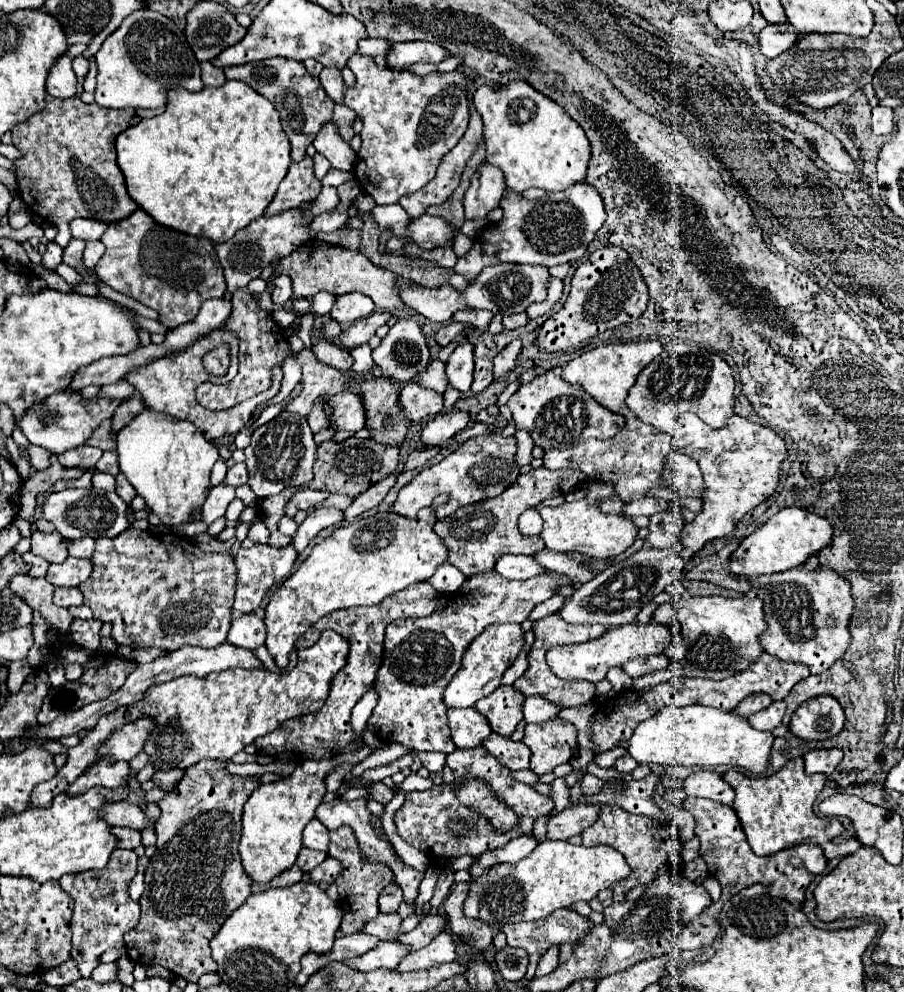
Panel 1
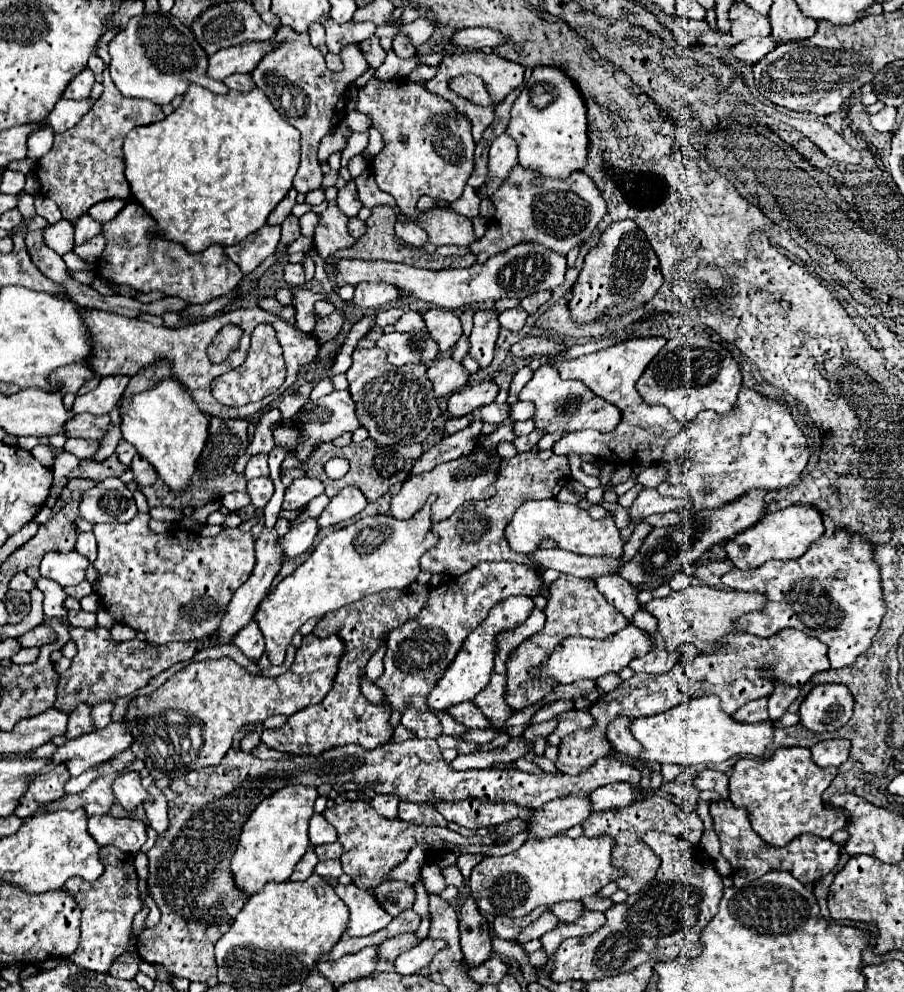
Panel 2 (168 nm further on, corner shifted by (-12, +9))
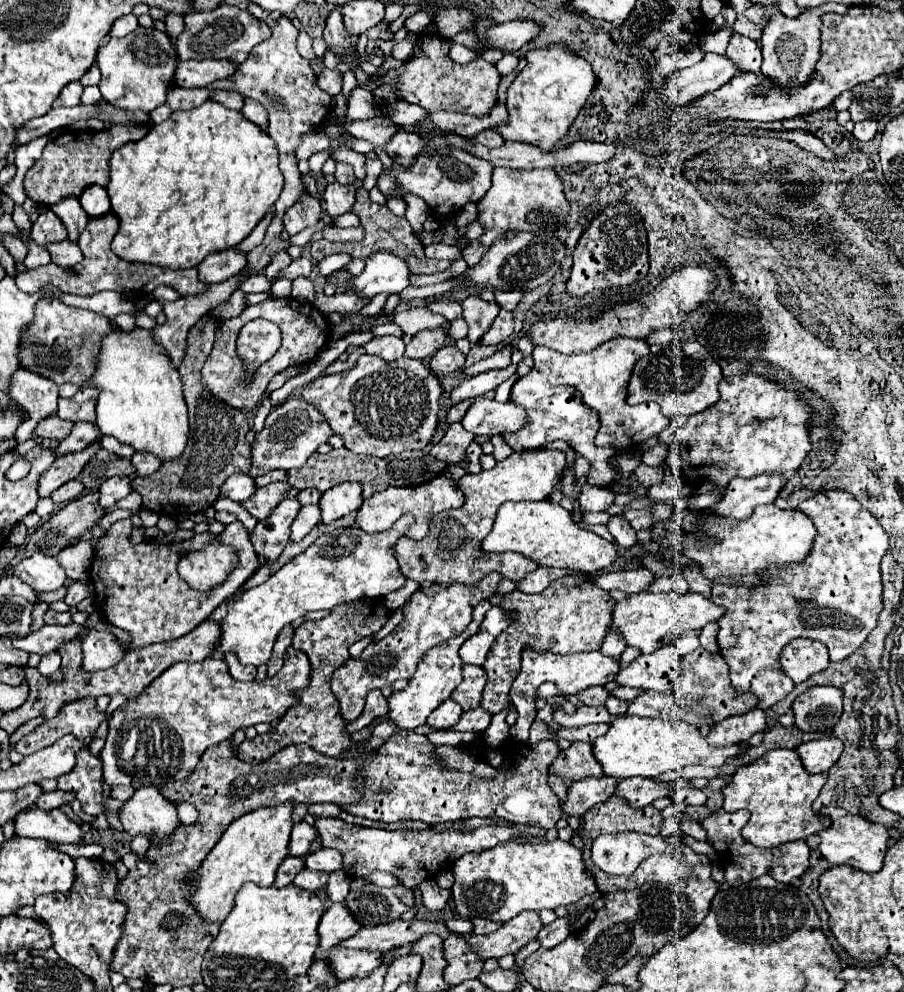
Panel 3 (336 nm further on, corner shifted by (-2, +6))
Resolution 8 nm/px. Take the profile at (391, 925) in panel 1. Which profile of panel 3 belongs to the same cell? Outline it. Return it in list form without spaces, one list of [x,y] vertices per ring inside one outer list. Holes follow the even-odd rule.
[[[333,903],[333,905],[325,911],[325,915],[321,917],[321,923],[319,923],[321,947],[323,947],[323,949],[331,949],[331,947],[337,945],[339,941],[353,937],[359,929],[361,929],[361,925],[359,925],[357,919],[351,915],[351,911],[347,909],[347,905],[343,905],[343,903]]]

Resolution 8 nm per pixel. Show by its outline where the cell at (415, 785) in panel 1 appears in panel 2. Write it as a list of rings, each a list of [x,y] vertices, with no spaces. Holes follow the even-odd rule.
[[[475,752],[475,754],[459,754],[451,762],[453,770],[477,770],[477,768],[491,768],[489,752]]]

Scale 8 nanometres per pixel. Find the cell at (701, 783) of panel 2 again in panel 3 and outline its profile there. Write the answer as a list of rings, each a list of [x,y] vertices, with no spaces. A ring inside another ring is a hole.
[[[685,789],[683,795],[673,793],[673,797],[671,797],[671,793],[669,793],[669,799],[677,801],[677,803],[683,803],[683,805],[705,805],[705,801],[707,801],[707,795],[701,789]]]

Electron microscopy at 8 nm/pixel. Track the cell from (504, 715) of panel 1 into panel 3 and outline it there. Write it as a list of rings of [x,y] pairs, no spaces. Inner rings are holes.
[[[463,665],[463,681],[461,685],[453,691],[453,697],[463,711],[477,709],[481,705],[481,693],[487,683],[487,673],[483,667],[477,665]]]

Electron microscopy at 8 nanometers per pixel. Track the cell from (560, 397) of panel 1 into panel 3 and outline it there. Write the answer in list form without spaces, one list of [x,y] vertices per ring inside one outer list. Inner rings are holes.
[[[531,369],[525,377],[517,379],[517,383],[511,389],[511,399],[517,401],[527,411],[527,423],[523,429],[517,433],[511,433],[507,437],[507,443],[515,451],[525,451],[525,449],[537,449],[549,441],[565,439],[579,455],[587,457],[591,461],[591,473],[589,473],[589,483],[597,487],[607,487],[609,483],[615,481],[615,469],[609,467],[609,457],[613,457],[613,449],[599,449],[595,445],[595,433],[599,429],[599,415],[595,409],[587,407],[581,399],[581,393],[573,387],[561,387],[561,385],[549,385],[545,377]]]

